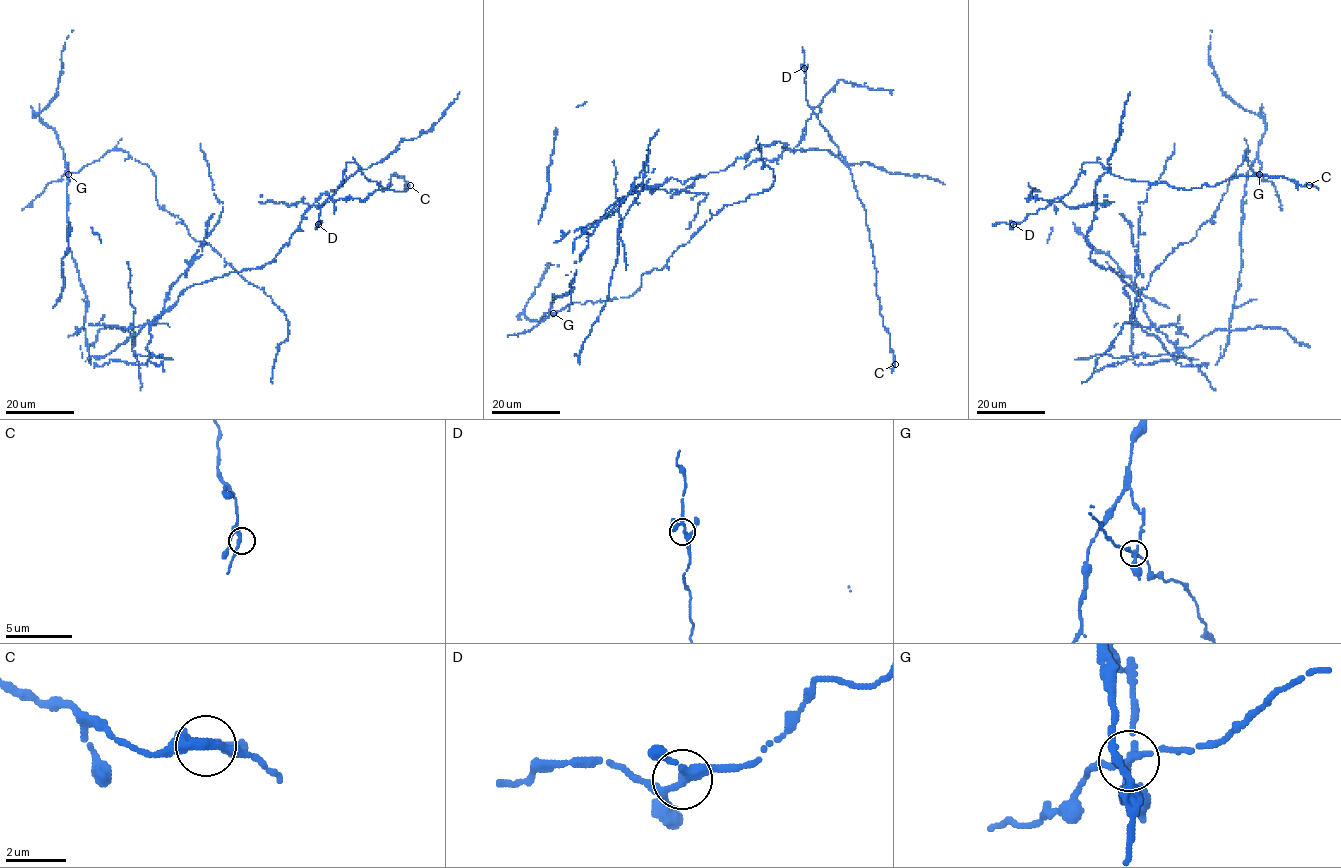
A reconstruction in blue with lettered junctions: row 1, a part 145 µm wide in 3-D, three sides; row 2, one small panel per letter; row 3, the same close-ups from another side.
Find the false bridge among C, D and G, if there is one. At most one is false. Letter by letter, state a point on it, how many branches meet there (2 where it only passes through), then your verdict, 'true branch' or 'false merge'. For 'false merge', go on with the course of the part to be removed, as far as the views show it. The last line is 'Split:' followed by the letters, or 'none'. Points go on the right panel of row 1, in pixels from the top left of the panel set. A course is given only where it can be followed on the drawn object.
C: place (1309, 185); branches 3; true branch
D: place (1013, 224); branches 4; true branch
G: place (1259, 174); branches 4; false merge
Split: G

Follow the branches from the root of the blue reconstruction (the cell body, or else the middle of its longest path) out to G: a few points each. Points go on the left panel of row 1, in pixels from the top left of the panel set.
G: (89, 356), (83, 326), (88, 302), (68, 245), (68, 176), (64, 157), (68, 174)

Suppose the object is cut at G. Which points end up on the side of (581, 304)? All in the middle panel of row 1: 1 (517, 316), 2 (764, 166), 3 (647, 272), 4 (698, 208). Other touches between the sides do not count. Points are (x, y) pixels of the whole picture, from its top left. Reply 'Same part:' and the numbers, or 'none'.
Same part: 2, 3

